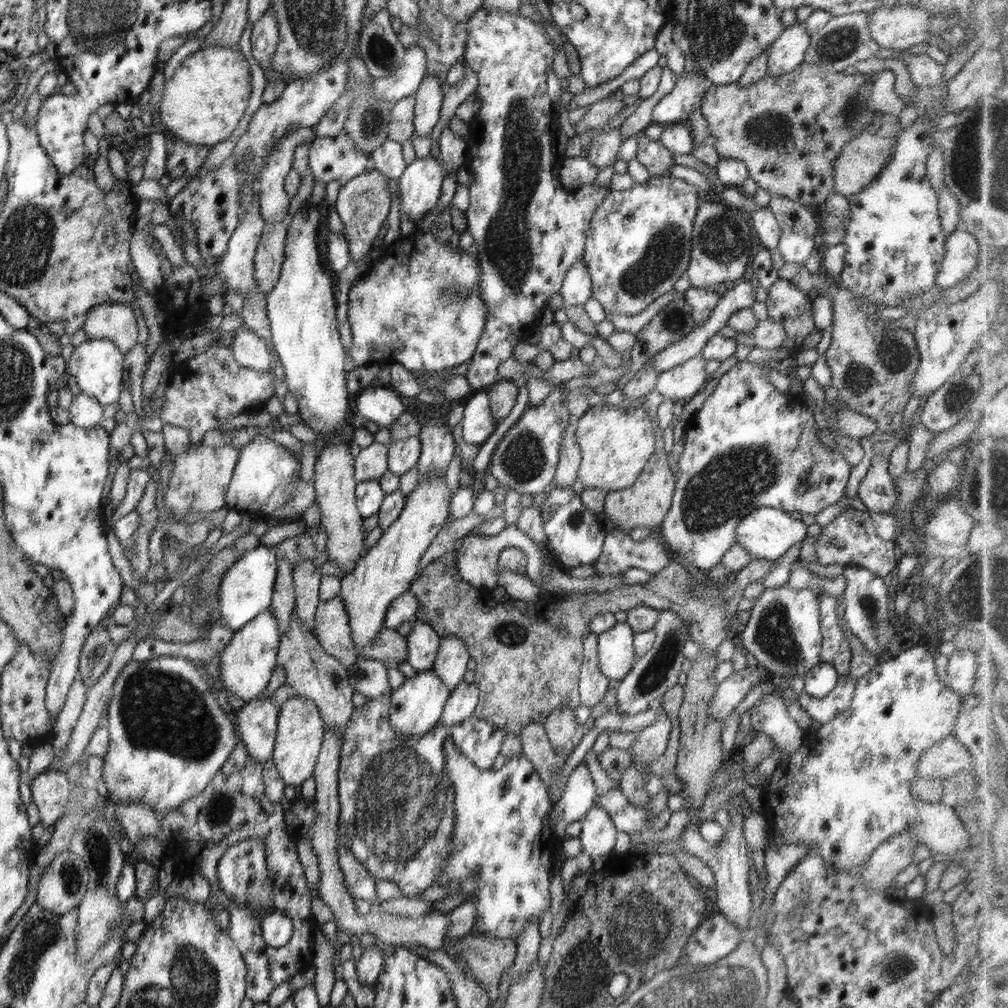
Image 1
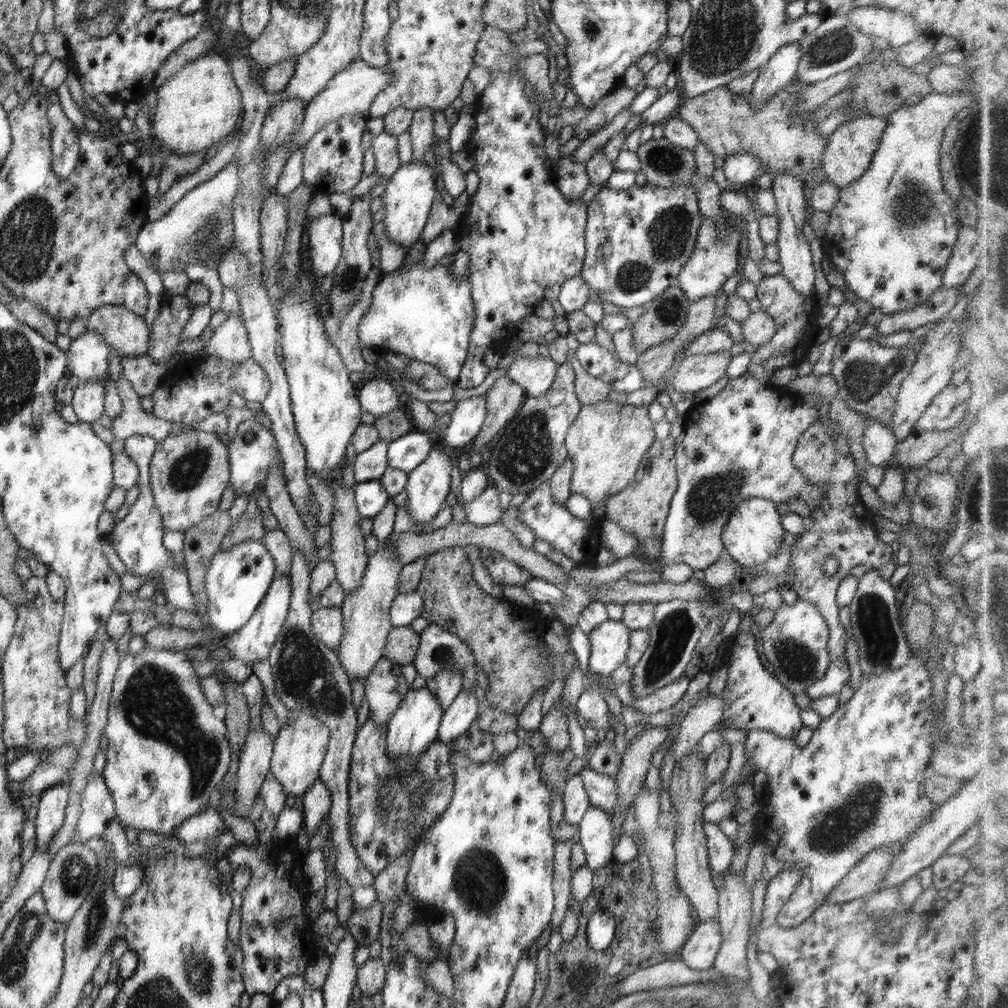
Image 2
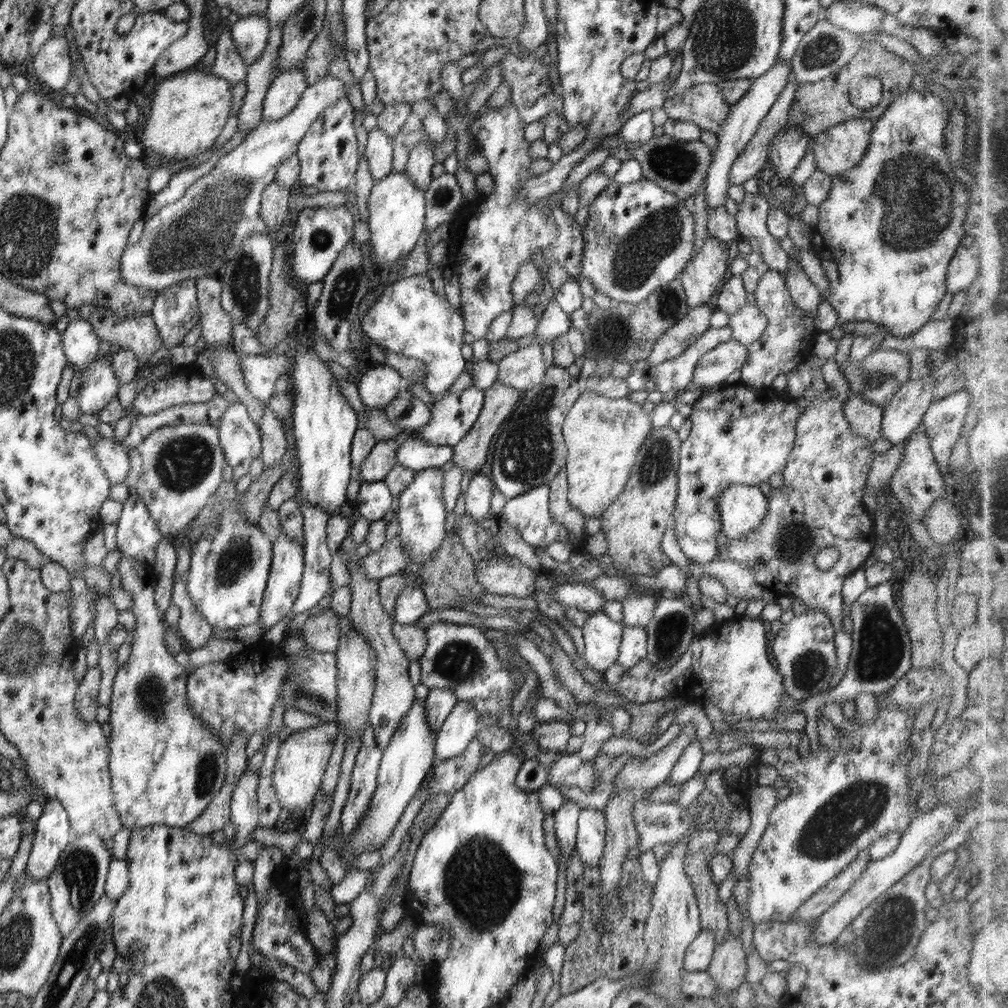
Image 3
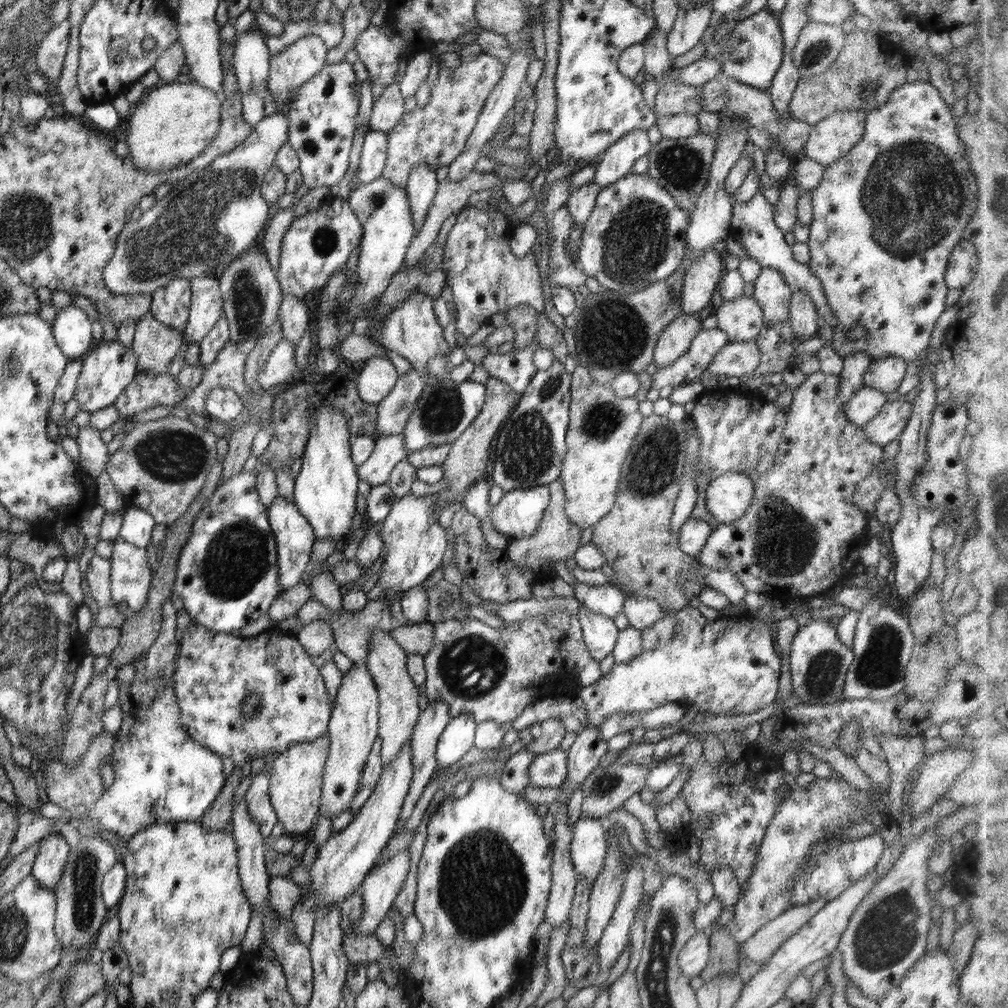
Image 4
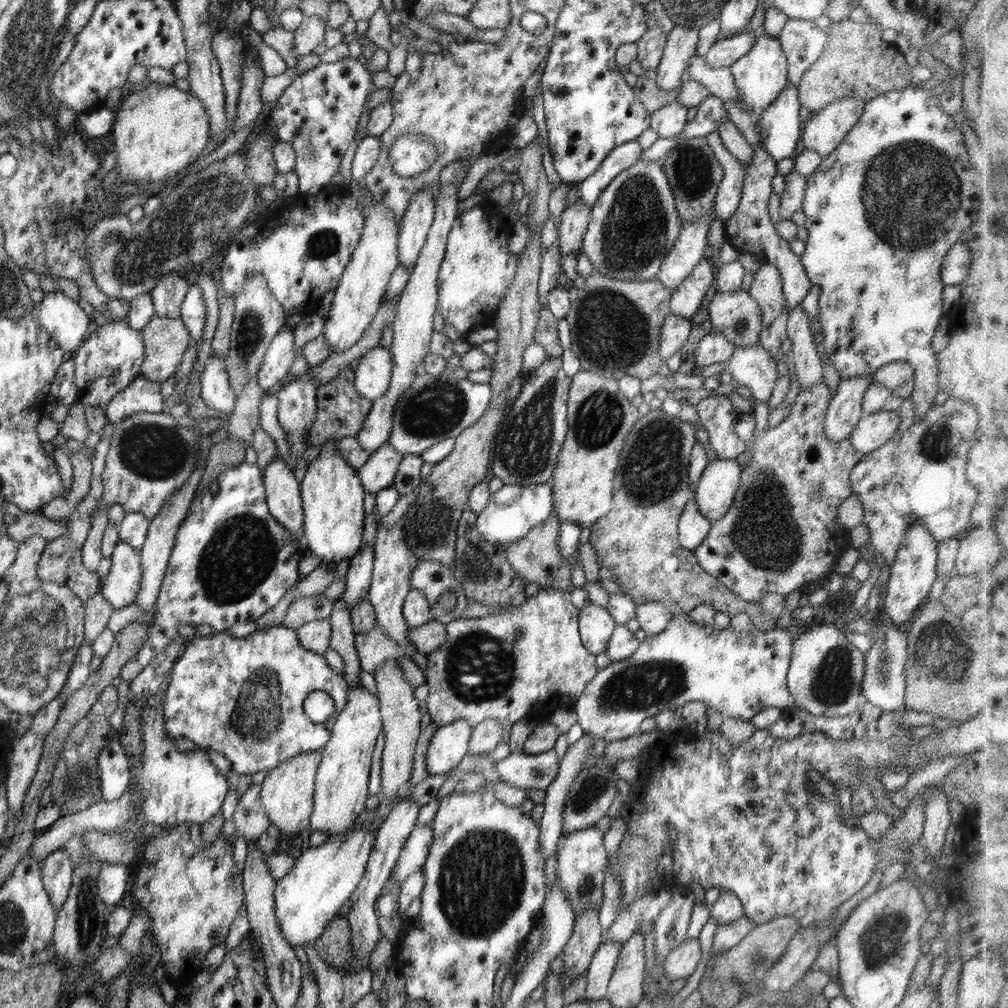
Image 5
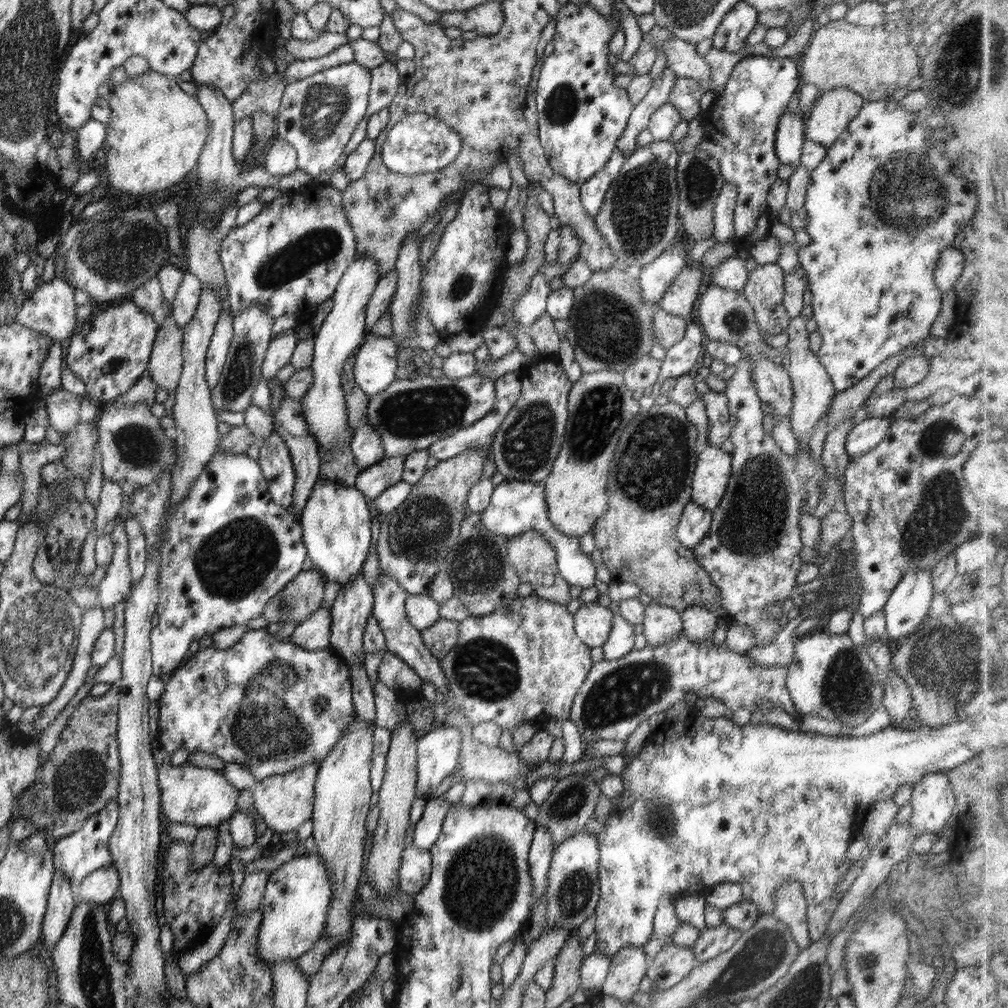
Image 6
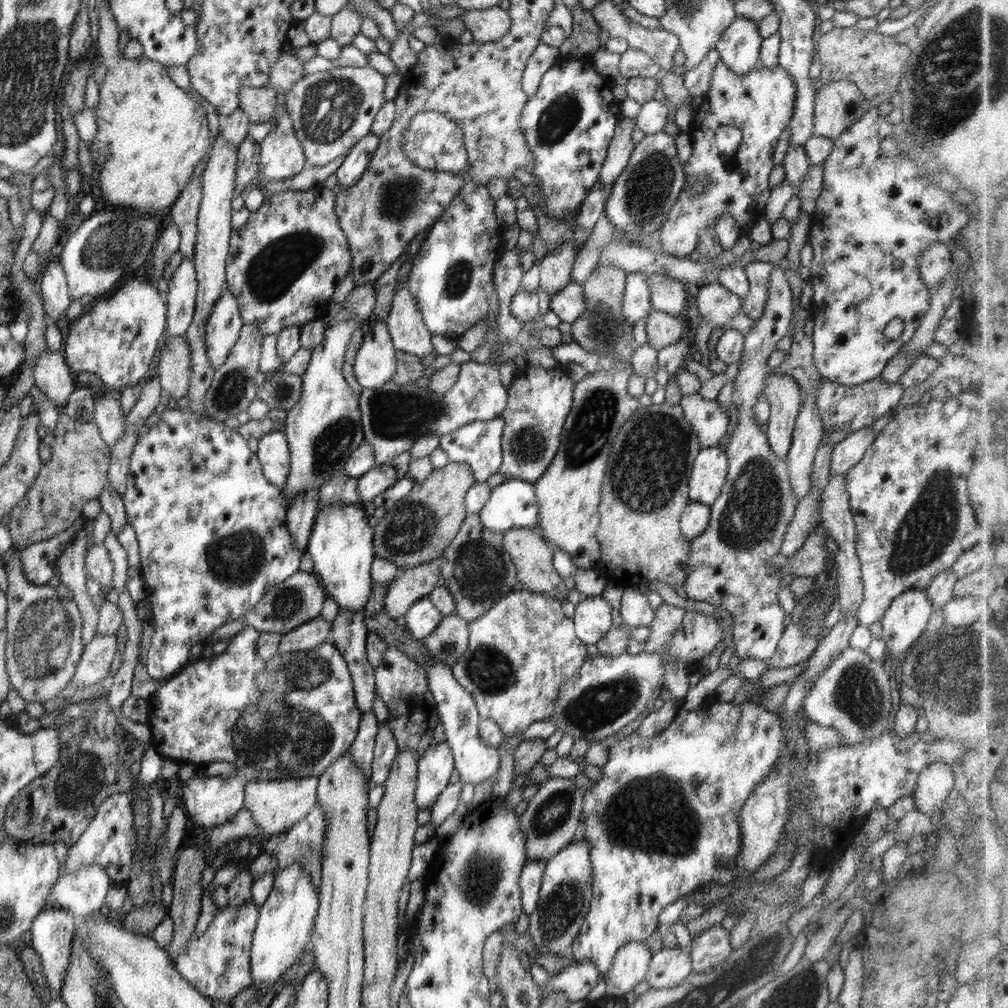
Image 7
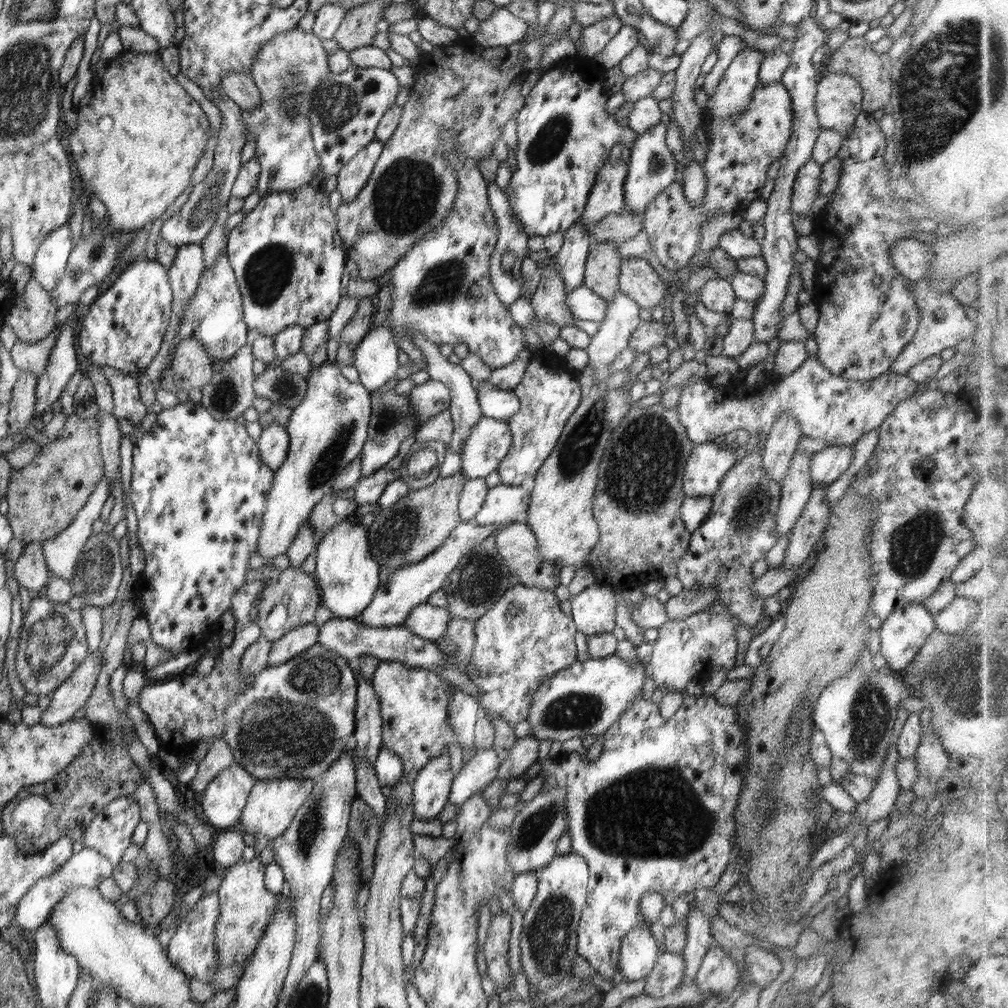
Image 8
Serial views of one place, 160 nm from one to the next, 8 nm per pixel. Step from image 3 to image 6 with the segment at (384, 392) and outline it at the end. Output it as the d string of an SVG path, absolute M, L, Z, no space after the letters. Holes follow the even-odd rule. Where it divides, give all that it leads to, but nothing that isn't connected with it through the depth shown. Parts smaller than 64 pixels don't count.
M371 332L365 336L364 342L354 354L353 375L356 384L370 398L383 390L386 390L397 379L397 354L399 345L388 336L376 336Z

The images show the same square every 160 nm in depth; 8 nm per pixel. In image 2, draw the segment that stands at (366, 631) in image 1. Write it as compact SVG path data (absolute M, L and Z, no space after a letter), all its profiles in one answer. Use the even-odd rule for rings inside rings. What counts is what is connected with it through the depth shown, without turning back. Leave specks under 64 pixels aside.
M392 537L382 541L376 554L369 557L362 575L362 586L346 595L345 601L339 606L343 612L345 633L336 652L348 680L351 677L363 683L366 676L370 676L369 672L383 657L388 642L387 636L393 627L389 612L393 600L399 593L399 576L405 564L395 557L390 548L390 541Z

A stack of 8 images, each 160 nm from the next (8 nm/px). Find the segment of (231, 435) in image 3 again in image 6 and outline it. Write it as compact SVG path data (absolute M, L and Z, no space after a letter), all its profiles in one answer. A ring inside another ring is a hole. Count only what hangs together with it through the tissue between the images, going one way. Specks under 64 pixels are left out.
M230 309L227 312L222 311L207 348L205 377L211 389L218 384L223 366L227 361L227 354L233 337L233 316L234 314Z

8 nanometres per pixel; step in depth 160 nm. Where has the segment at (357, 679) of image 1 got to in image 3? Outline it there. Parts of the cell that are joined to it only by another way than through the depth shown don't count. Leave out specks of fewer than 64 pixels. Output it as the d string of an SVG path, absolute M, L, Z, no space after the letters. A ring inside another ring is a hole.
M346 536L341 550L348 553L346 566L350 574L351 605L349 618L358 633L367 638L367 642L374 647L377 656L375 668L375 690L369 710L369 725L375 730L375 739L378 746L383 748L392 740L394 731L402 722L404 715L416 701L415 685L409 678L409 658L404 654L400 643L393 633L393 618L382 606L379 597L379 581L369 577L364 572L361 559L356 554L357 546L352 536Z

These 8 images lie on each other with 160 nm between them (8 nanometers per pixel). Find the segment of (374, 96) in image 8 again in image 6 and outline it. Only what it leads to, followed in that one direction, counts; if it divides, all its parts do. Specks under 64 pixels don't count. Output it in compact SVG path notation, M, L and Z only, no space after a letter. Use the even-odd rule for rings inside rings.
M350 62L328 68L286 85L276 116L276 136L290 143L297 152L297 169L313 179L328 172L344 154L344 148L360 120L366 116L369 93L373 91L371 70Z

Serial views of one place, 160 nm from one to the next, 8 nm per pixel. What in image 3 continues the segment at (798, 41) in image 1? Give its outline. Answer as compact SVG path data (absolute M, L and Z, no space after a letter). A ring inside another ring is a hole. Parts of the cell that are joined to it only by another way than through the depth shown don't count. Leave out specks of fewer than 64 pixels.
M776 60L773 68L770 68L766 74L760 78L751 81L750 88L746 94L736 104L731 105L730 112L722 128L717 132L718 149L714 153L711 163L709 164L706 177L706 202L708 215L710 211L716 208L724 208L725 199L728 198L726 193L729 184L730 167L735 160L742 154L742 150L750 139L756 134L763 118L768 114L770 107L778 100L780 93L789 83L791 73L791 64L784 64L782 60Z

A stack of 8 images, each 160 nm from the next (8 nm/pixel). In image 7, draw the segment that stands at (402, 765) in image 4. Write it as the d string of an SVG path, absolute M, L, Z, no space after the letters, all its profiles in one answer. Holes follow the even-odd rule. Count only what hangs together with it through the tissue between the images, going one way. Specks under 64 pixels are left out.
M290 865L275 871L272 892L259 907L258 921L253 932L250 956L252 987L259 991L270 988L311 946L318 898L318 888L312 884L311 874L300 865Z

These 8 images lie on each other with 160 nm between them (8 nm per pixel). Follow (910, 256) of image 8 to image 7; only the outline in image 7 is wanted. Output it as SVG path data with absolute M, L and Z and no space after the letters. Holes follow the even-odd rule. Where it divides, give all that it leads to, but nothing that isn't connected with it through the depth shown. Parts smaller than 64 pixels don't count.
M934 243L927 246L918 259L920 276L928 288L940 284L952 267L952 252L946 243Z

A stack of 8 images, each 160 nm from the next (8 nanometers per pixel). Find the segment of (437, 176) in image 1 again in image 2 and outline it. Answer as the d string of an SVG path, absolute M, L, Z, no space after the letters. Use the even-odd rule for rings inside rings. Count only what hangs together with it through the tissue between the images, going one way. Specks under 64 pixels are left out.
M426 162L407 163L400 165L400 168L384 181L384 185L386 185L384 197L379 200L386 203L385 232L391 242L398 242L409 249L421 238L422 229L427 223L437 193L433 172L435 169Z

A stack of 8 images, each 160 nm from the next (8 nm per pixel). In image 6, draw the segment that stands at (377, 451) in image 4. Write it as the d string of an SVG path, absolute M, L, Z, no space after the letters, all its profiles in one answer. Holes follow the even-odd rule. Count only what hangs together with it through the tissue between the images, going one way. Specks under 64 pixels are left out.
M405 456L385 458L378 464L364 468L356 478L355 488L364 493L367 499L378 498L384 490L402 481Z

